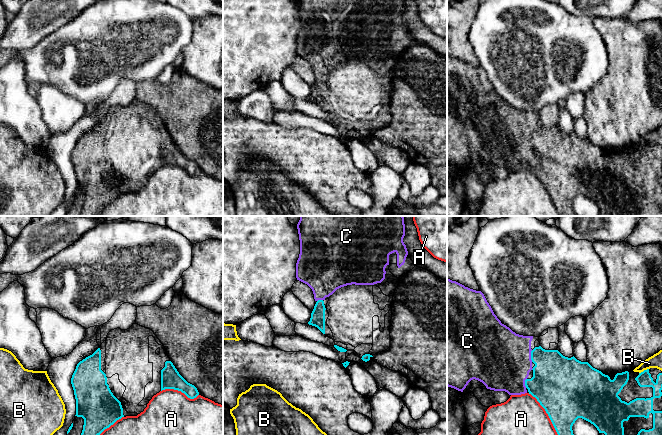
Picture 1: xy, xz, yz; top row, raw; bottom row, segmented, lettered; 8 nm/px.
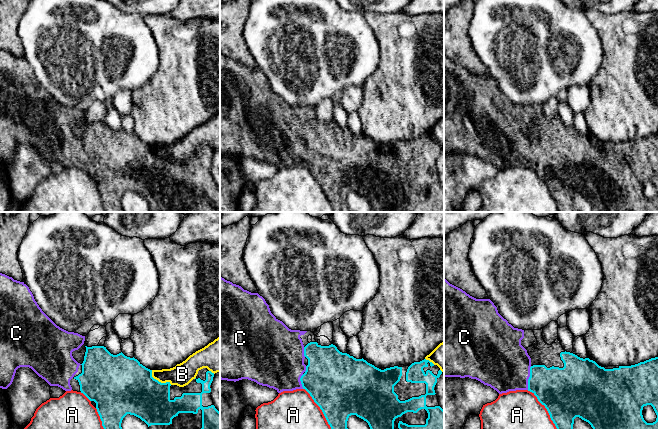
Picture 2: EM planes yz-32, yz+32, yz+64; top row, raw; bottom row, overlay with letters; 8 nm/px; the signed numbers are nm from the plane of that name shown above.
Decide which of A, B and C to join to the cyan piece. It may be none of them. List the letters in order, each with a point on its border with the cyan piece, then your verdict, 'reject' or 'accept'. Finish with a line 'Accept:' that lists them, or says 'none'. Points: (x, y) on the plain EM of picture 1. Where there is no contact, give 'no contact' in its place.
A: meets cyan in yz at (548, 191); reject
B: meets cyan in yz at (644, 146); reject
C: meets cyan in yz at (531, 132); accept
Accept: C

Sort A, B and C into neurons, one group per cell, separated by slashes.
A / B / C

